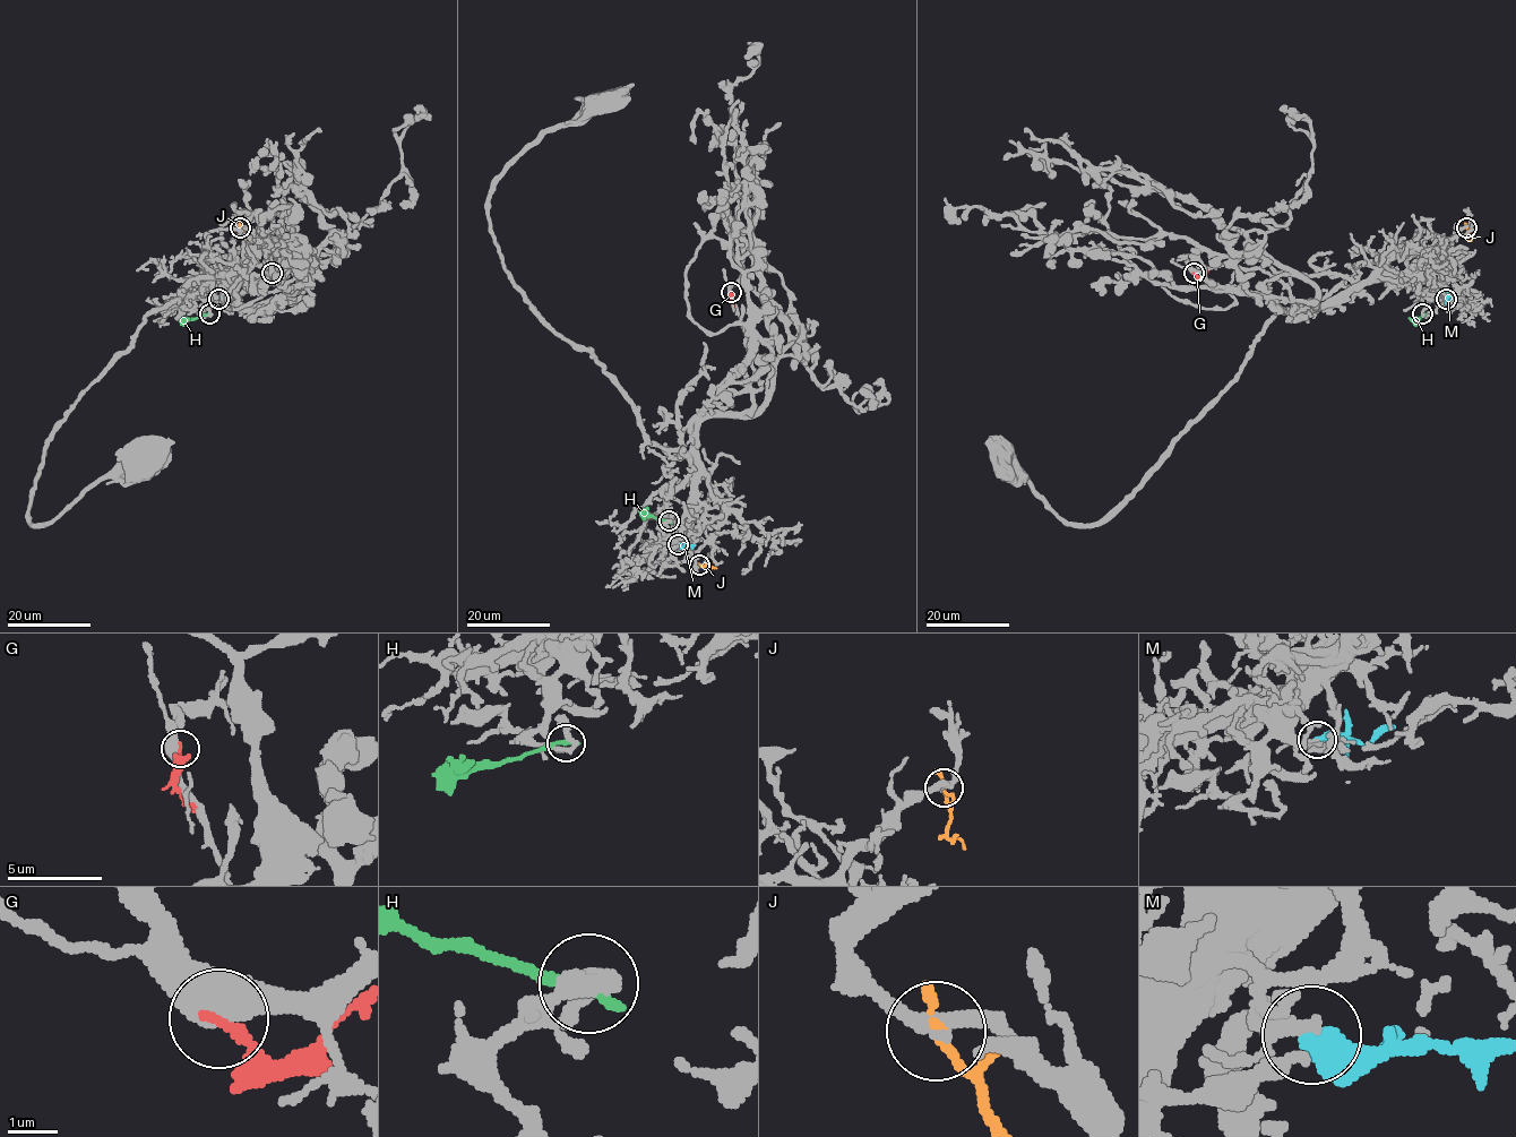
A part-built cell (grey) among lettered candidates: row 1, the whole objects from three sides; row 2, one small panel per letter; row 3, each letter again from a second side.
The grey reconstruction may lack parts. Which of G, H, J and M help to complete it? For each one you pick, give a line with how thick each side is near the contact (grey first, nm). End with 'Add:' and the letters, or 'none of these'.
M: Thickness 260 nm (grey) against 500 nm
Add: M

